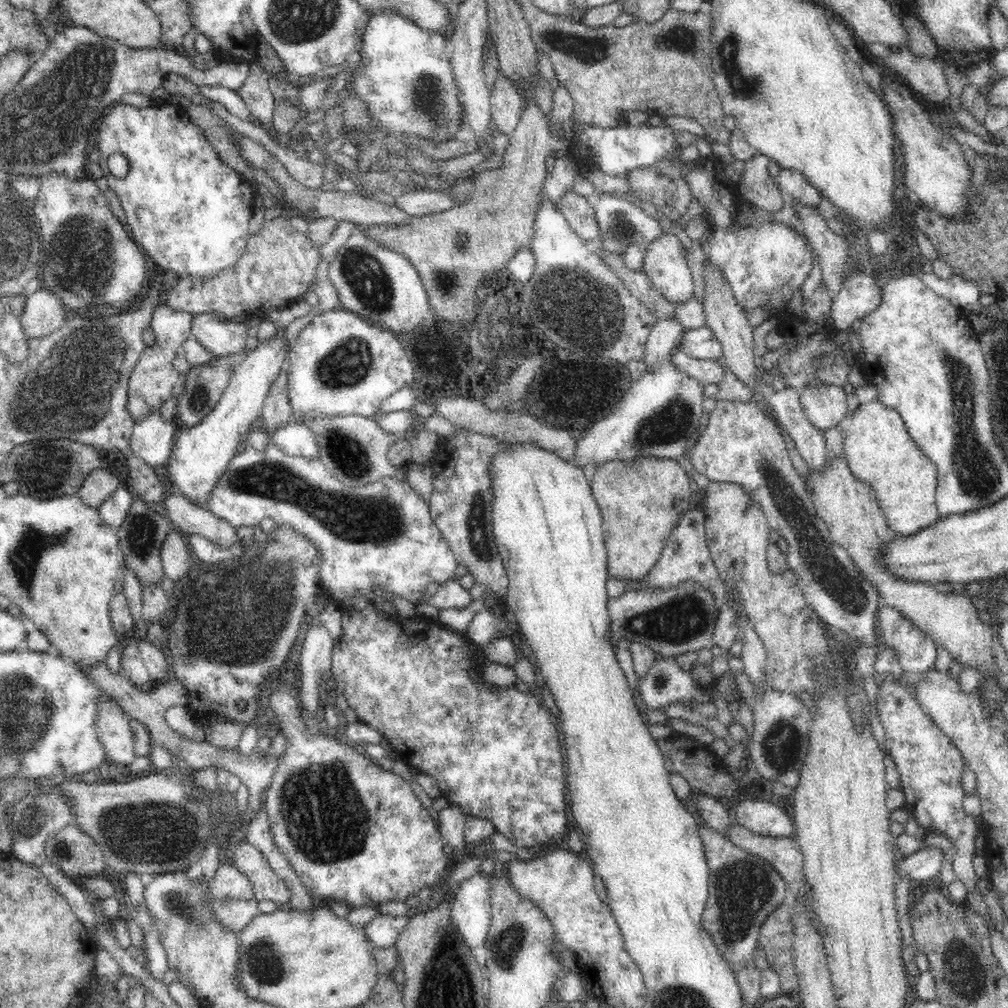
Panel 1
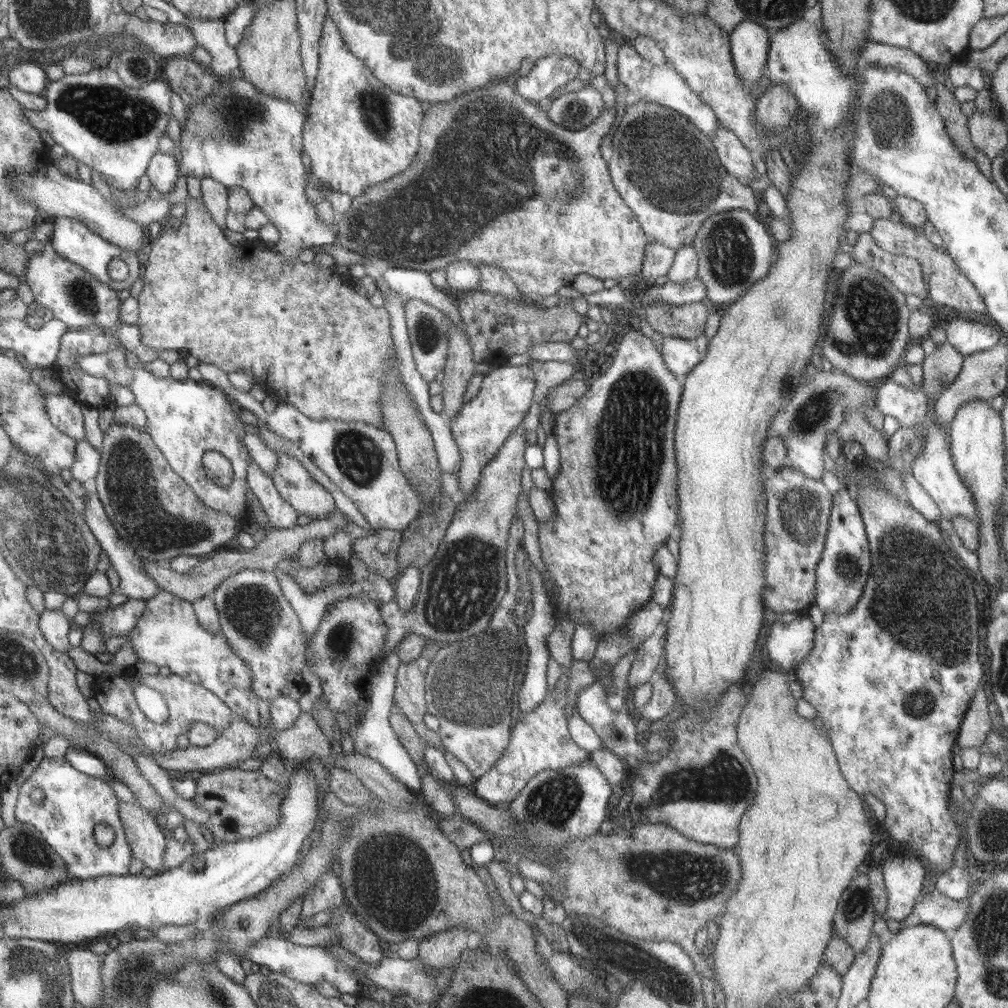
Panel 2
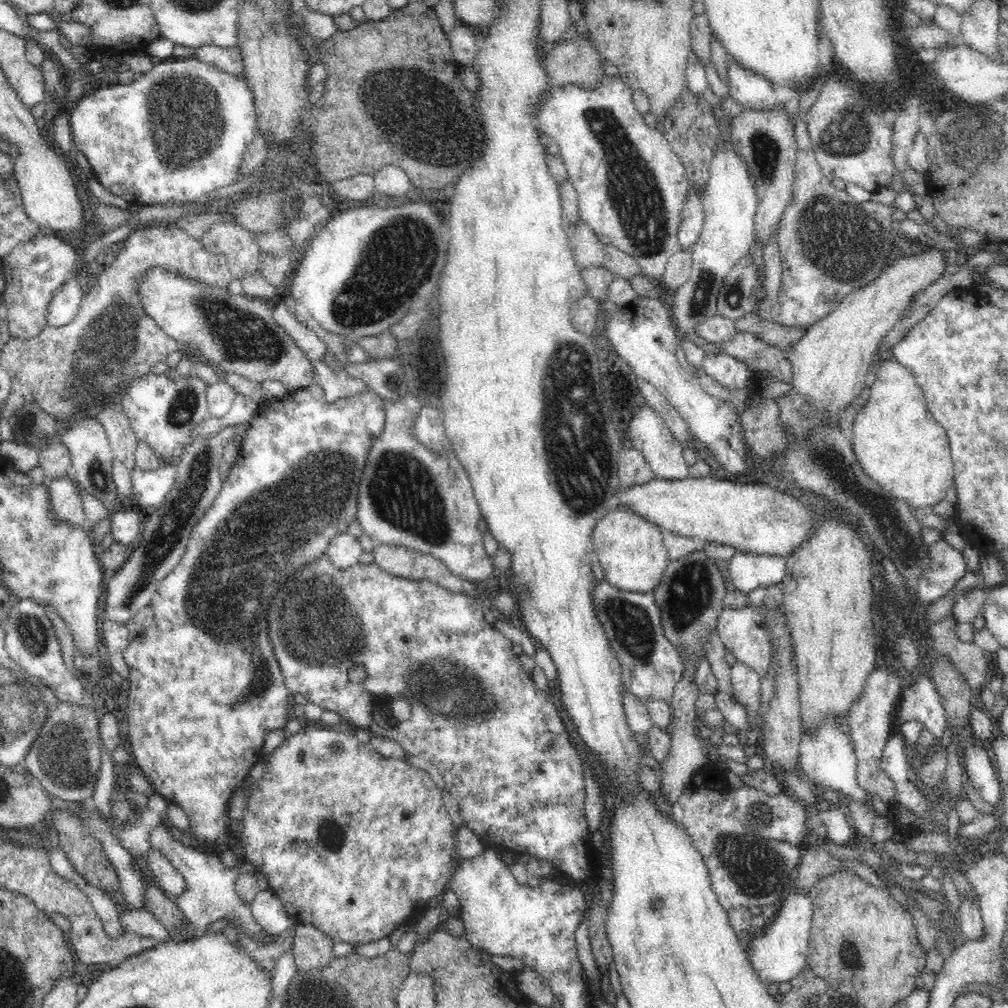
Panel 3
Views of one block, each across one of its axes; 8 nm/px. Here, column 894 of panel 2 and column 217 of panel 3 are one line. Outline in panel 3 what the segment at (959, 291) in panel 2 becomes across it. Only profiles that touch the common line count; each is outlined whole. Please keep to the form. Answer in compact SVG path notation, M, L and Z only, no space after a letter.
M231 222L210 225L200 238L200 242L211 253L222 254L227 258L231 273L236 279L244 274L254 274L260 264L263 250L254 239L254 233Z

